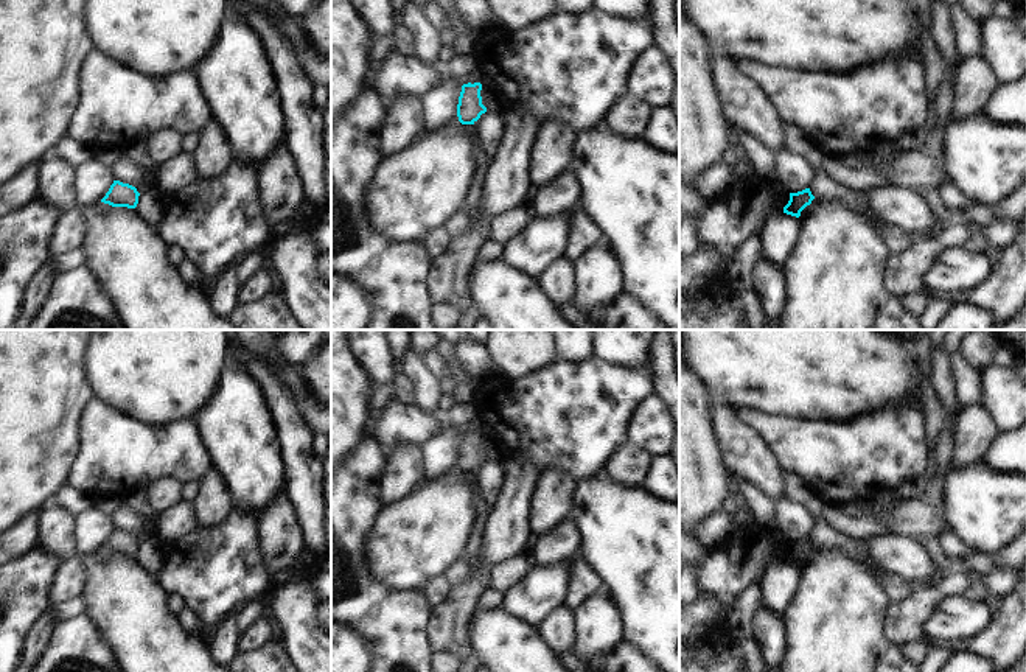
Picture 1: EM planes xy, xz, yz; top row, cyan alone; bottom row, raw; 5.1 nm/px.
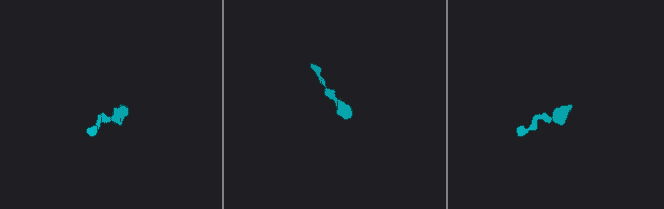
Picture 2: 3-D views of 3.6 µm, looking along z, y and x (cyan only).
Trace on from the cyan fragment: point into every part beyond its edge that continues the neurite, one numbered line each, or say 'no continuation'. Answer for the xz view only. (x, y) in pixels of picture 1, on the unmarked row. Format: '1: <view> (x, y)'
1: xz (459, 571).

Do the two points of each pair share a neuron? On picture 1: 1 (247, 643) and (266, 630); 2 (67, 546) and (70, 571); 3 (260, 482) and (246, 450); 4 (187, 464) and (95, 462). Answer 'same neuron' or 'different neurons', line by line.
1: same neuron
2: different neurons
3: same neuron
4: same neuron

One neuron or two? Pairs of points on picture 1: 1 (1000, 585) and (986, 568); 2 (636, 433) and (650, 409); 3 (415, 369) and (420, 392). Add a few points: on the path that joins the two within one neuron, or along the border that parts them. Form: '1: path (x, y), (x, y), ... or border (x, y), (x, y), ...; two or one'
1: path (997, 580), (991, 573); one
2: path (642, 426), (650, 416); one
3: path (418, 375), (420, 386); one

